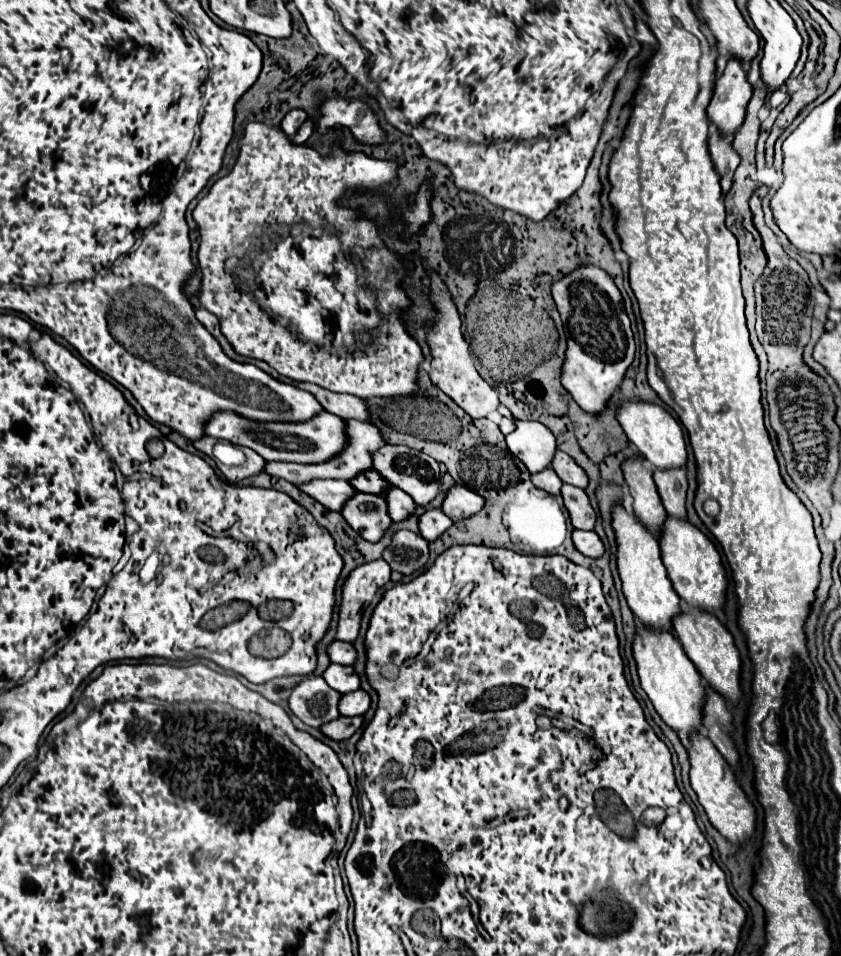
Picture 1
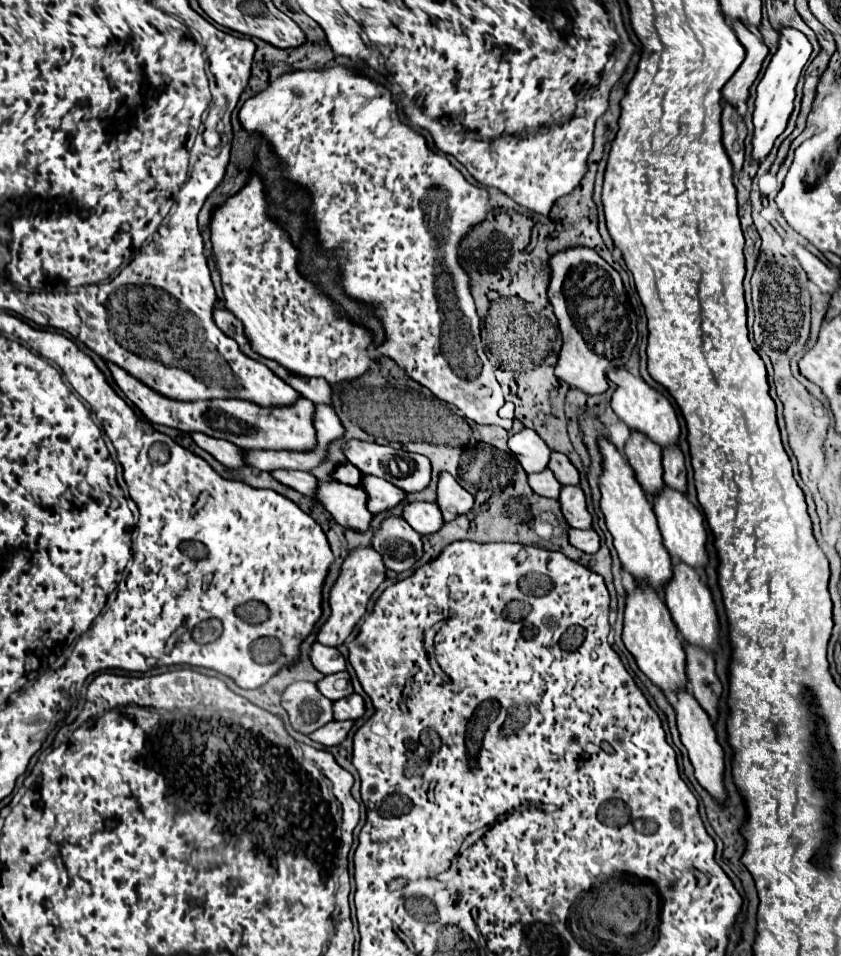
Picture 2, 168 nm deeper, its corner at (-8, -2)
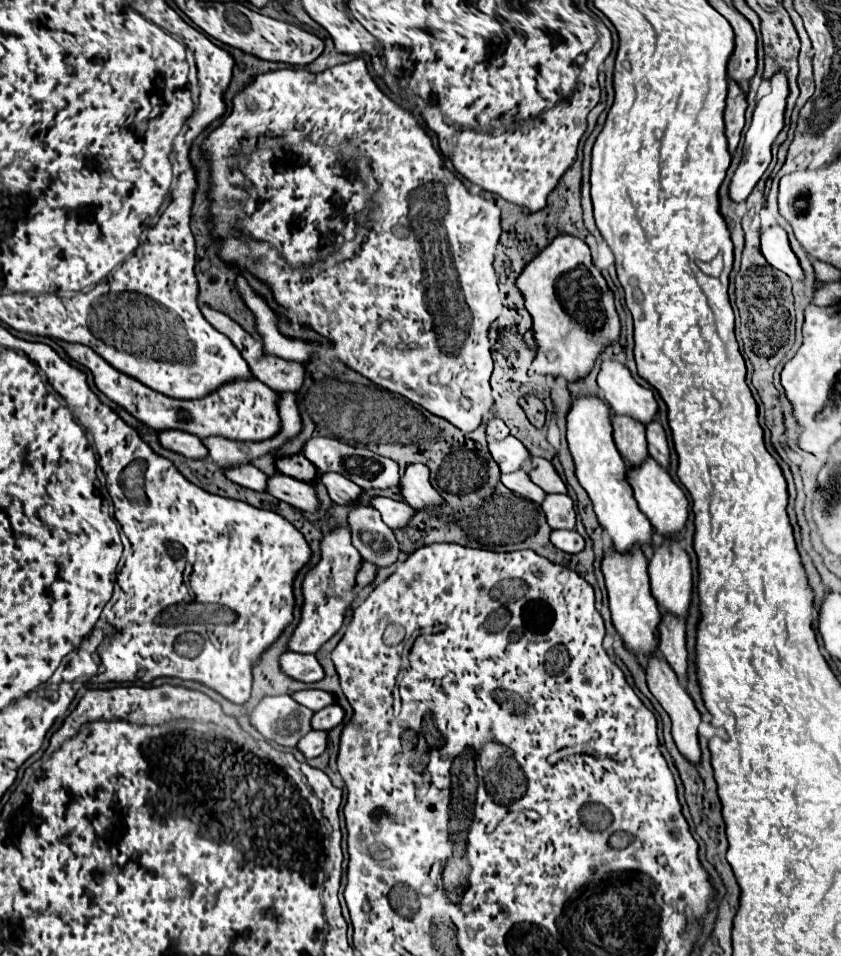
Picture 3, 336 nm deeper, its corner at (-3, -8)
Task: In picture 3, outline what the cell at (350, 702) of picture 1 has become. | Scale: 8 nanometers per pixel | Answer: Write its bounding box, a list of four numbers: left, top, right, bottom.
[311,704,343,730]

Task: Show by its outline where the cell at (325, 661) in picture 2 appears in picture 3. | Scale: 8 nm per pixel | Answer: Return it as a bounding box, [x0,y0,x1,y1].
[279,652,325,682]

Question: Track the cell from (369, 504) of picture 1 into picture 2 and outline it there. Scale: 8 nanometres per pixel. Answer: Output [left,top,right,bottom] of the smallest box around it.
[318,482,372,532]

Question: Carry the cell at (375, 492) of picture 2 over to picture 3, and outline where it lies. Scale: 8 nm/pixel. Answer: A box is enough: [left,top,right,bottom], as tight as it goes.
[319,472,361,506]

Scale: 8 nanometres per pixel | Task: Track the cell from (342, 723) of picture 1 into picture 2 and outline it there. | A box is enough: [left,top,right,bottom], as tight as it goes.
[310,720,354,746]

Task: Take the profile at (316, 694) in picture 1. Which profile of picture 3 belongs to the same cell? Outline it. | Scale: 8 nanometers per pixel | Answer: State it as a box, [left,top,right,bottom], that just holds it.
[249,696,311,748]

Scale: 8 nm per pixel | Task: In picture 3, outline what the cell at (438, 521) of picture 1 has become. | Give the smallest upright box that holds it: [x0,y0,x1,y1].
[369,496,411,528]

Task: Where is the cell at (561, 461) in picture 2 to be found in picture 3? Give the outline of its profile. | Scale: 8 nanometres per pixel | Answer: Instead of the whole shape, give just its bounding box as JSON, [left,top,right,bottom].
[527,458,567,494]

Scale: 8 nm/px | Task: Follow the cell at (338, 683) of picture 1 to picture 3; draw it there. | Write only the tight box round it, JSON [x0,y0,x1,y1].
[291,690,335,712]

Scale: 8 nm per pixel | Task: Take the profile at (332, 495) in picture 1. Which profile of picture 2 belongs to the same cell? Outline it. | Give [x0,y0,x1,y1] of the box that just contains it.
[270,470,318,496]

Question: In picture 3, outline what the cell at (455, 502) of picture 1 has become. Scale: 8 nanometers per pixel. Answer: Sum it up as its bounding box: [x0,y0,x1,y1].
[399,464,439,510]

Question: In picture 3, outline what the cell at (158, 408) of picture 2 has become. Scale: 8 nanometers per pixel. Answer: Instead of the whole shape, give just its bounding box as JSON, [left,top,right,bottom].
[55,340,279,440]

